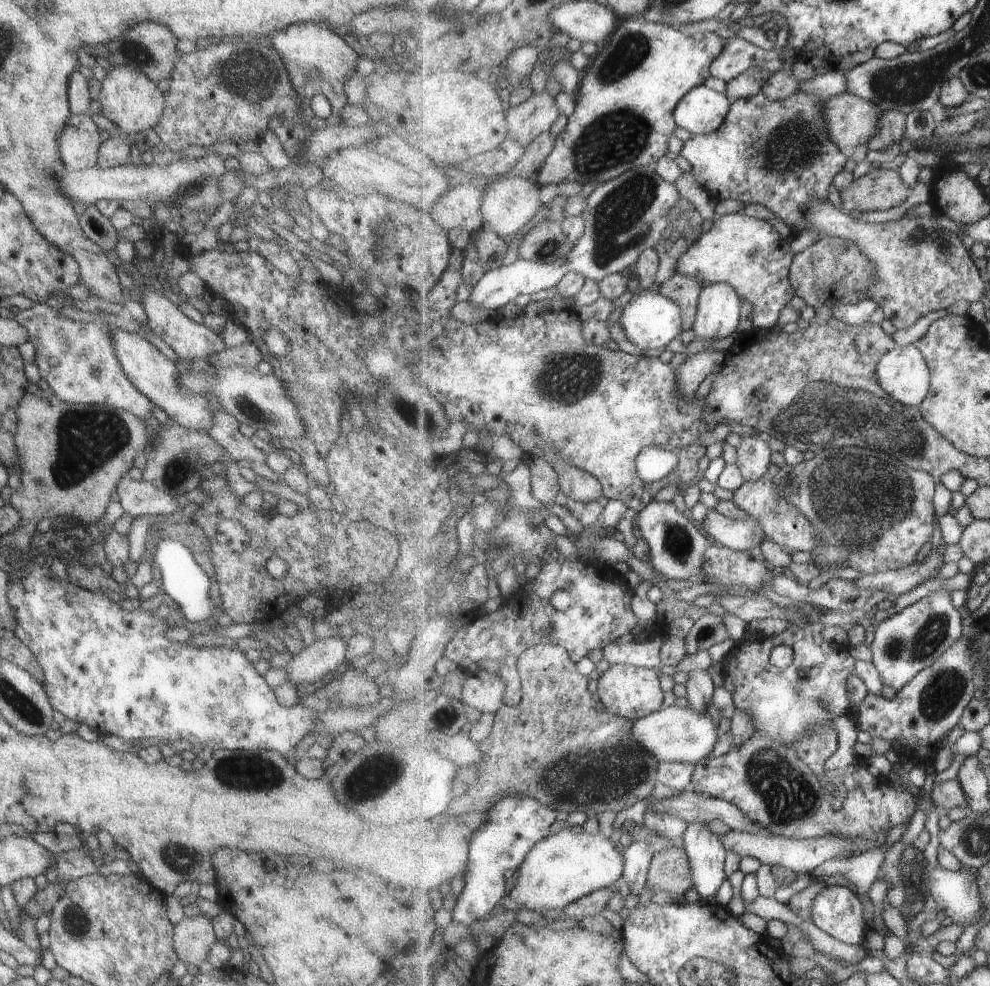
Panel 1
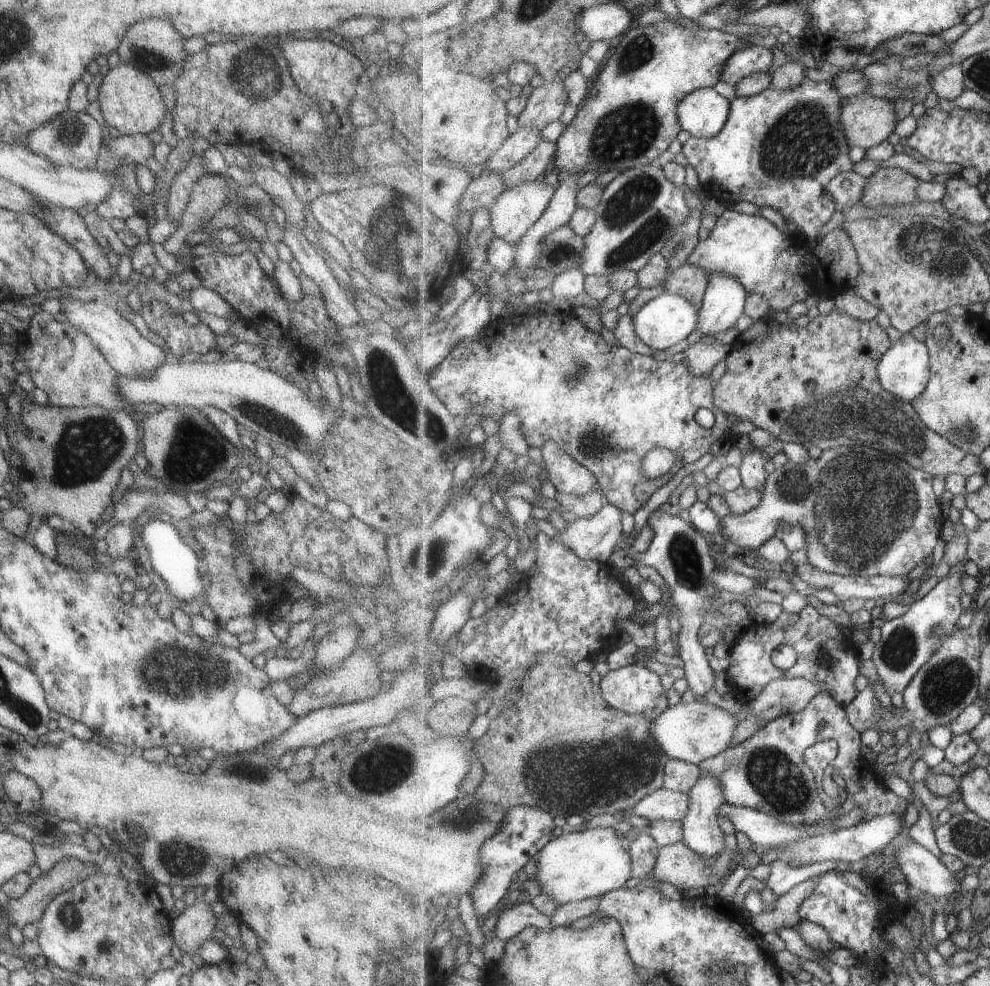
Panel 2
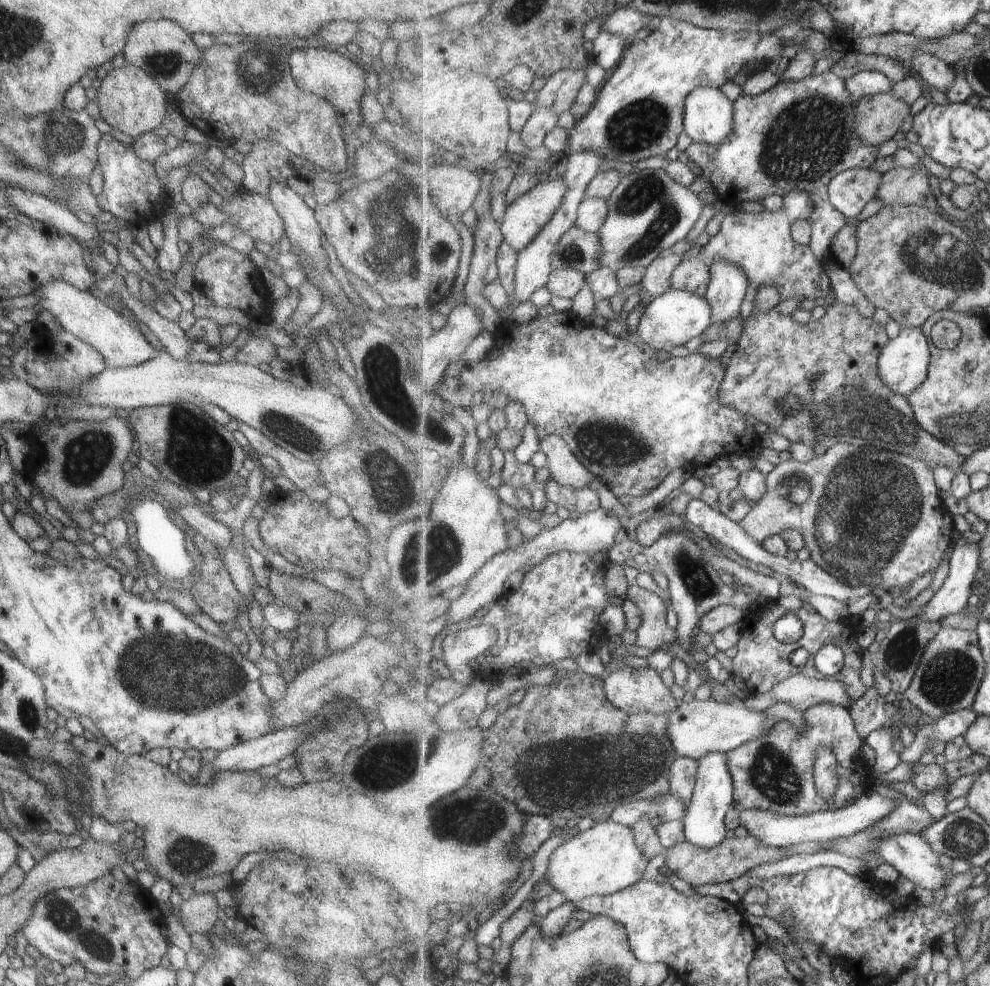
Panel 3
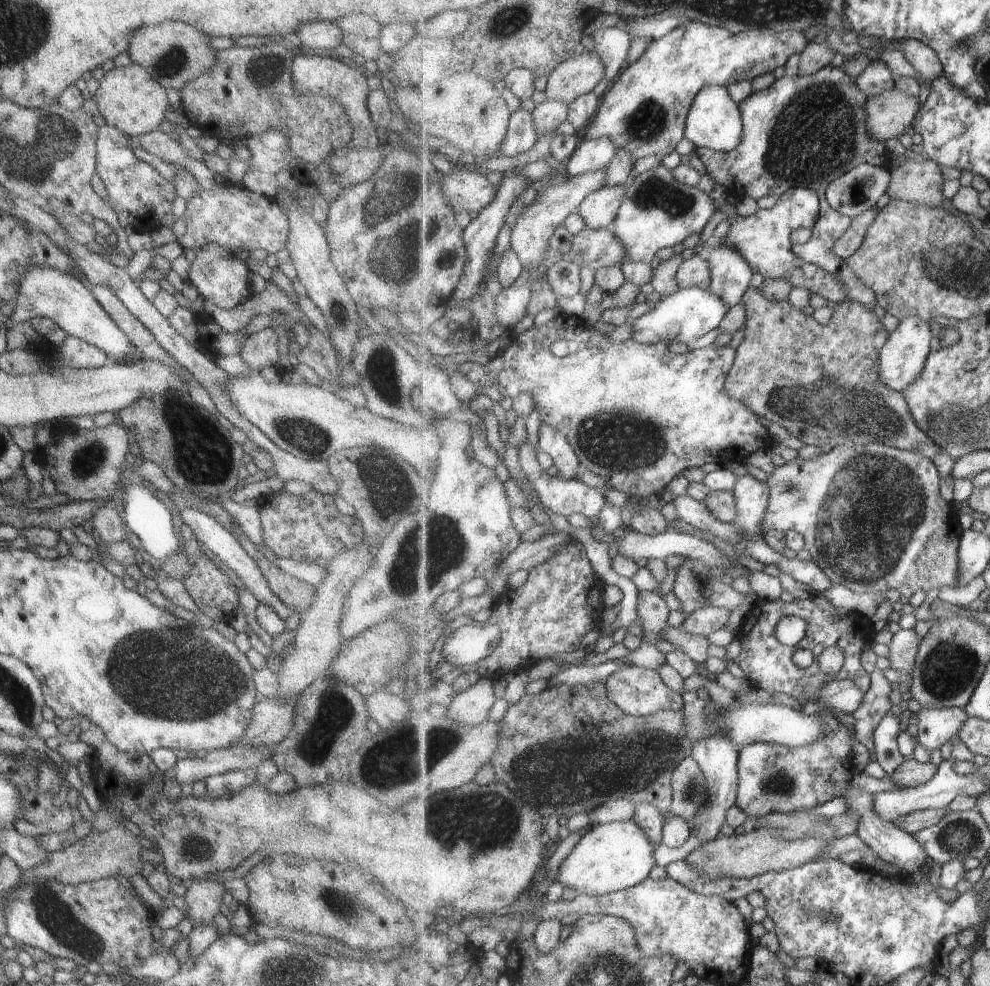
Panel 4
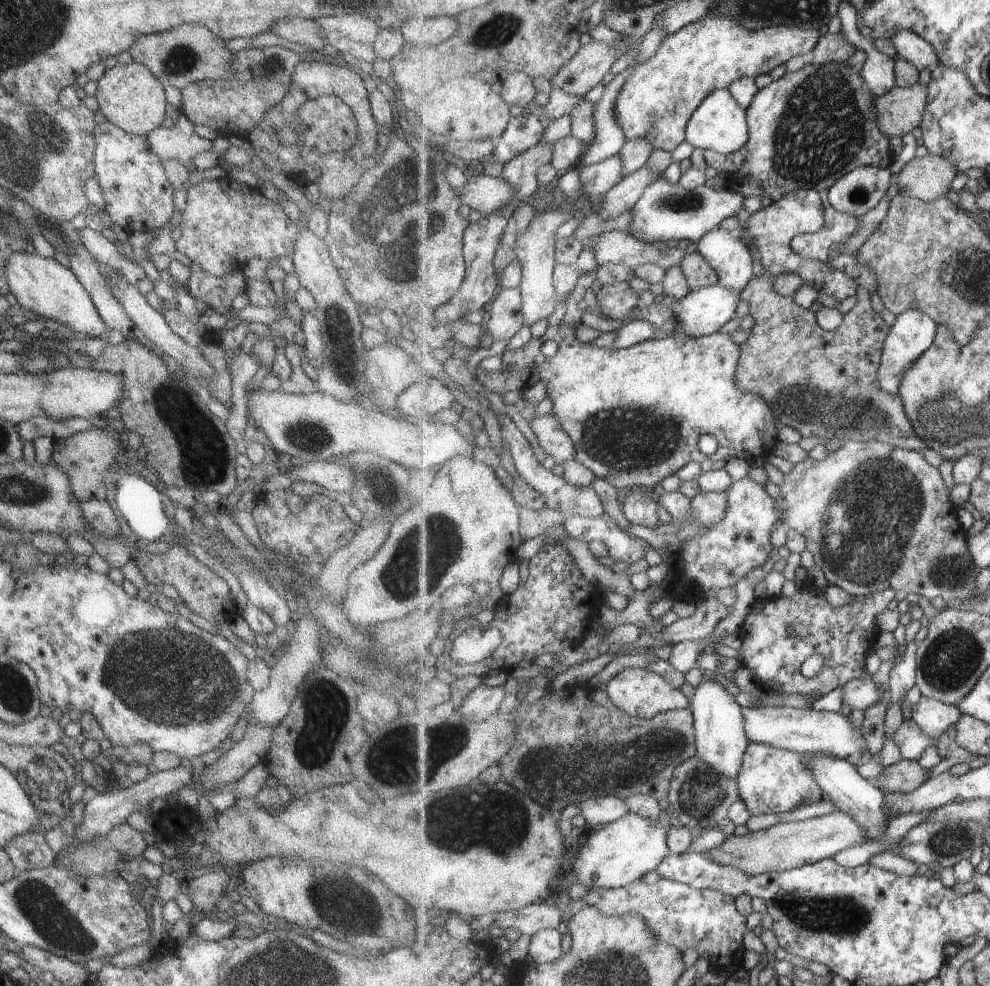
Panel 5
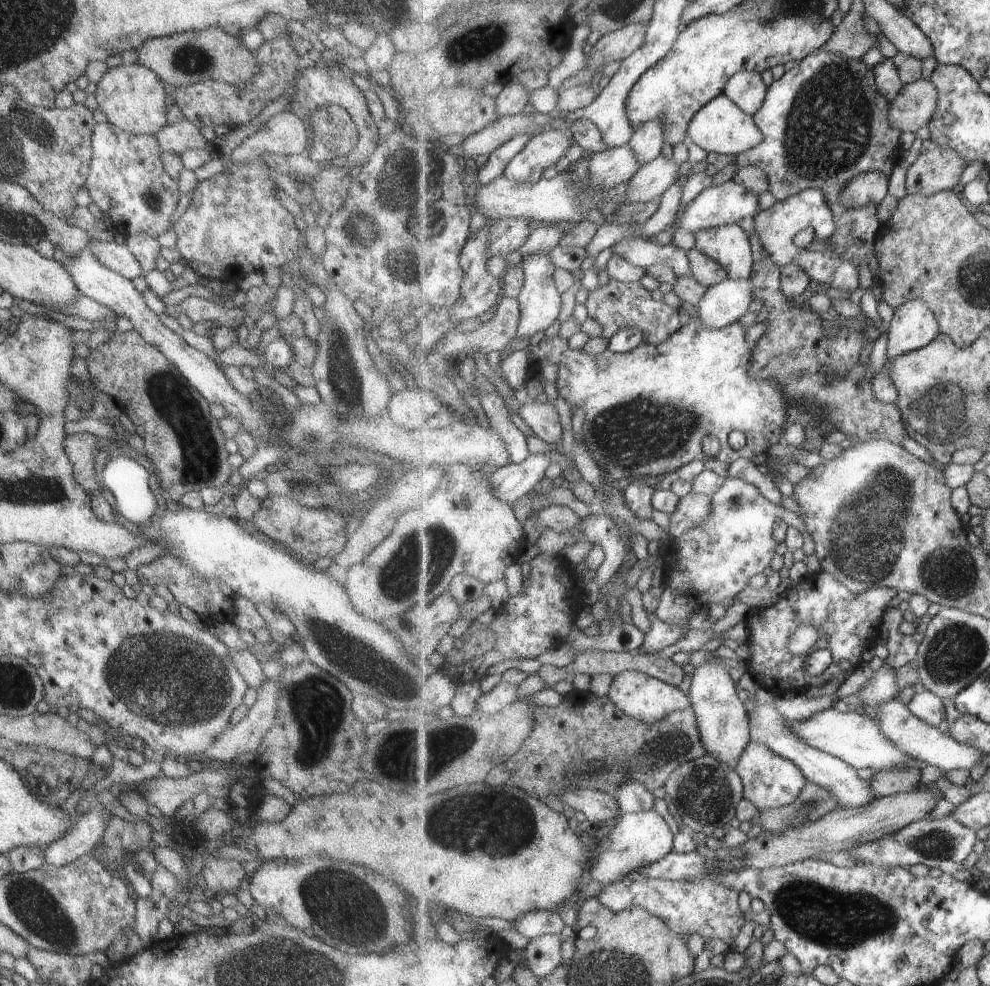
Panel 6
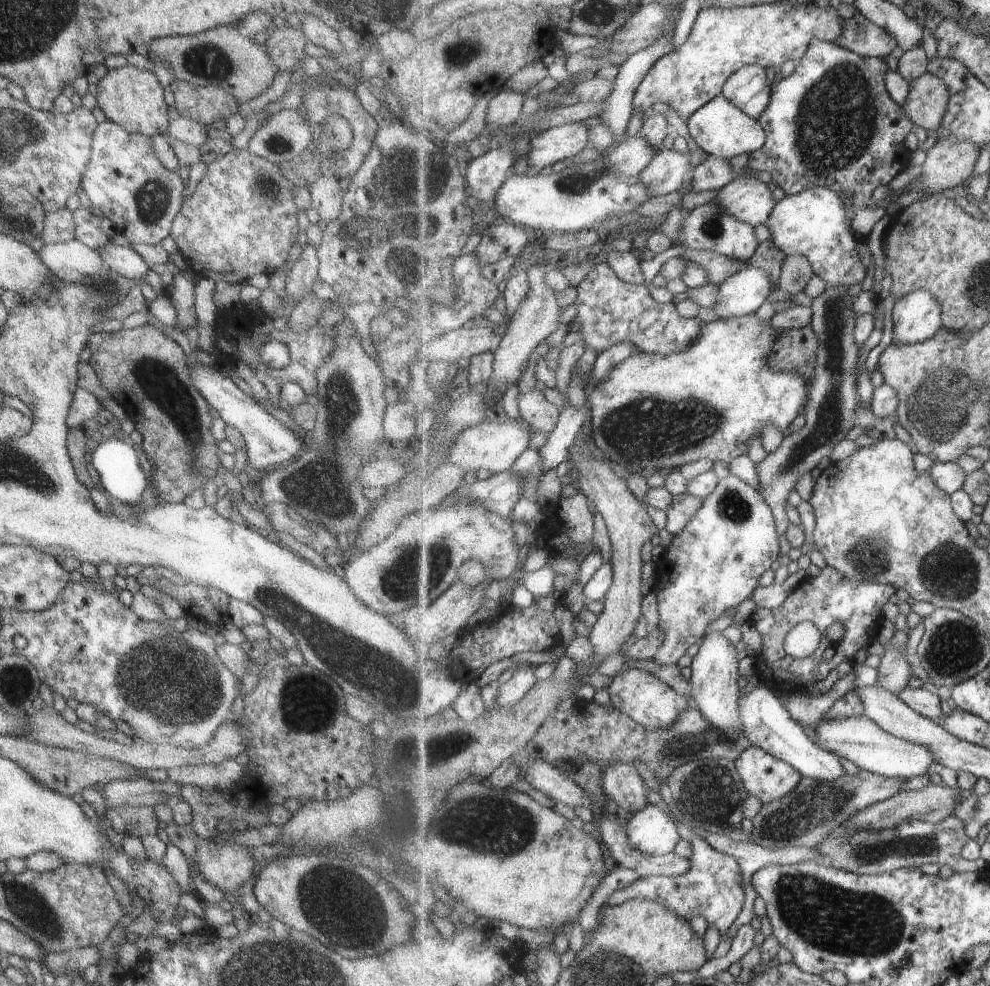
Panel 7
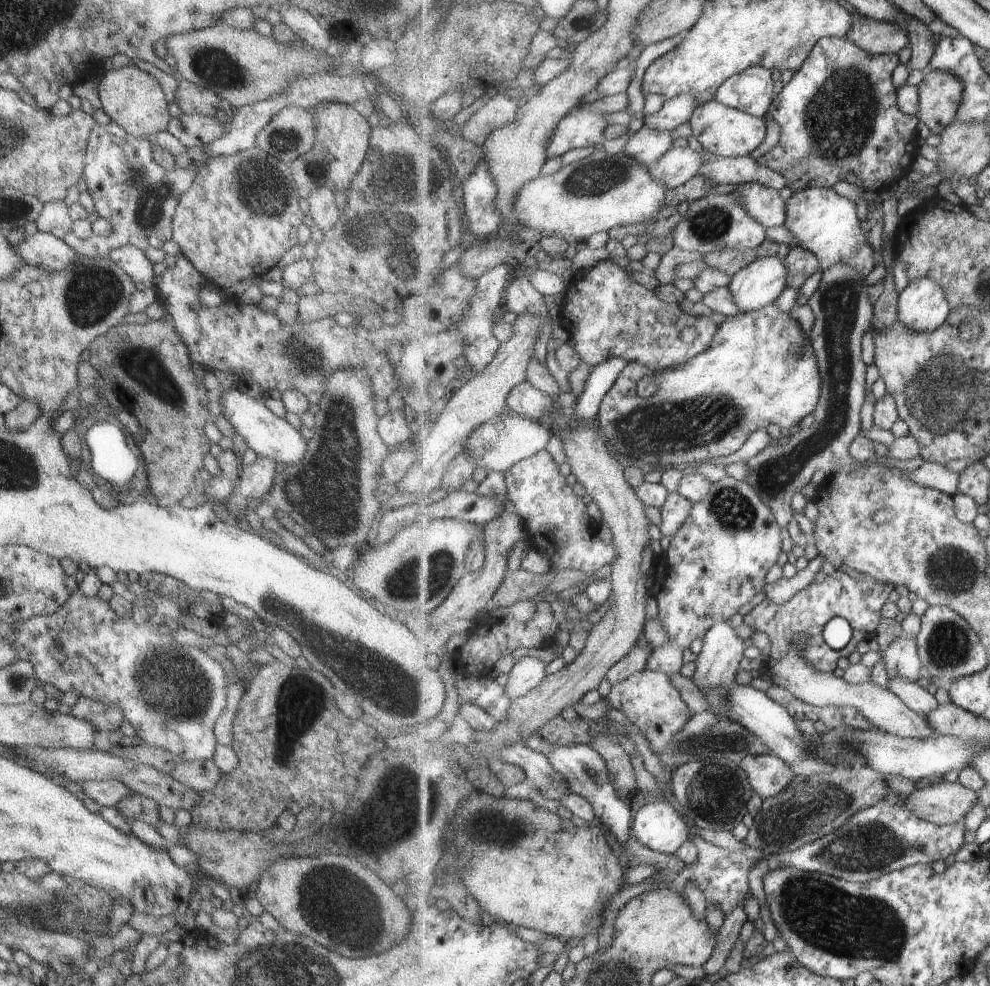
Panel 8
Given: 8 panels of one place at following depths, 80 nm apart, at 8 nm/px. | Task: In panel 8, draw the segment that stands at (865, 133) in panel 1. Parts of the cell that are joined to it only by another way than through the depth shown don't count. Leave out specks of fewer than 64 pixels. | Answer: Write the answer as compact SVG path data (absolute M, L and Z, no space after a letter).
M927 70L918 85L920 107L916 119L929 133L940 135L956 120L966 83L950 71Z

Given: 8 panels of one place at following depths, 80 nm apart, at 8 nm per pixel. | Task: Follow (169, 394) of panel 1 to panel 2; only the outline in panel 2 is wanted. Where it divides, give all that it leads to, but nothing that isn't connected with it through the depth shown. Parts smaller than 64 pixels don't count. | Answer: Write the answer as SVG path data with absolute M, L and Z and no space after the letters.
M60 297L60 311L65 312L65 321L84 332L100 350L107 364L119 375L143 377L164 362L161 347L147 341L137 330L111 306L101 302L80 302L72 297Z

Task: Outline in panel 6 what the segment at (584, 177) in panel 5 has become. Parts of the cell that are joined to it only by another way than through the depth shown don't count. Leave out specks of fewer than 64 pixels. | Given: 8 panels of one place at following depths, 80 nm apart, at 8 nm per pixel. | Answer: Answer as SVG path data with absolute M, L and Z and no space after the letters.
M628 144L592 154L588 164L588 176L592 183L604 185L605 189L627 183L643 166L639 155Z

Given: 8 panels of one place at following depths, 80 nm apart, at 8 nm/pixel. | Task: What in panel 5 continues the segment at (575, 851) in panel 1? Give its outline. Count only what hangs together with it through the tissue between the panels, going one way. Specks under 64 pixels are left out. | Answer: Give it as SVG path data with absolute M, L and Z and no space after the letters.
M627 813L623 818L602 826L590 834L577 853L571 874L578 883L593 889L620 889L639 882L645 874L655 870L671 852L668 847L668 829L662 822Z

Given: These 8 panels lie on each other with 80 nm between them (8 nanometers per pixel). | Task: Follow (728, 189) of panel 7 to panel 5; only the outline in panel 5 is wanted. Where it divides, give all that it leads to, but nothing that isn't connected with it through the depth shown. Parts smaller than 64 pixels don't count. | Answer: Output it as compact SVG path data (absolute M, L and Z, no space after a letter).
M659 175L644 188L640 199L631 209L631 235L646 245L669 242L673 239L679 242L698 243L725 218L729 216L743 218L743 204L745 204L745 197L741 193L732 192L725 187L718 189L703 185L688 189L680 182L673 184L665 176Z

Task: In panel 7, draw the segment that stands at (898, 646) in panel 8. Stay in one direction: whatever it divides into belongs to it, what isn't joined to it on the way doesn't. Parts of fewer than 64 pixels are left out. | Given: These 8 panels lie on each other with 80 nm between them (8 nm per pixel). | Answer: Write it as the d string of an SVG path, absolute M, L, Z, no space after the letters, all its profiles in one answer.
M885 647L878 668L878 677L875 685L884 688L899 696L906 688L907 682L913 676L913 668L907 660L906 653L900 653L890 647Z

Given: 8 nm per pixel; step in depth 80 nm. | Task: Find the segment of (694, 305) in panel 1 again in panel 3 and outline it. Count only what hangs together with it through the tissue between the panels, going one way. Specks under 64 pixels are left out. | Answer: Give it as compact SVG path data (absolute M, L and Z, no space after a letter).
M699 256L685 257L673 271L672 288L704 297L710 283L710 265Z

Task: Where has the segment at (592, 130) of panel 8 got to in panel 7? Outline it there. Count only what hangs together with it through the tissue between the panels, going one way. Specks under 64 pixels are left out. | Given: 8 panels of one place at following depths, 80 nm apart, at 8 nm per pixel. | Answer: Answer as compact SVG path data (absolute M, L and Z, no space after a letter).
M579 121L539 131L530 138L528 153L510 169L522 177L541 175L543 168L567 160L589 146L589 135L589 127Z

